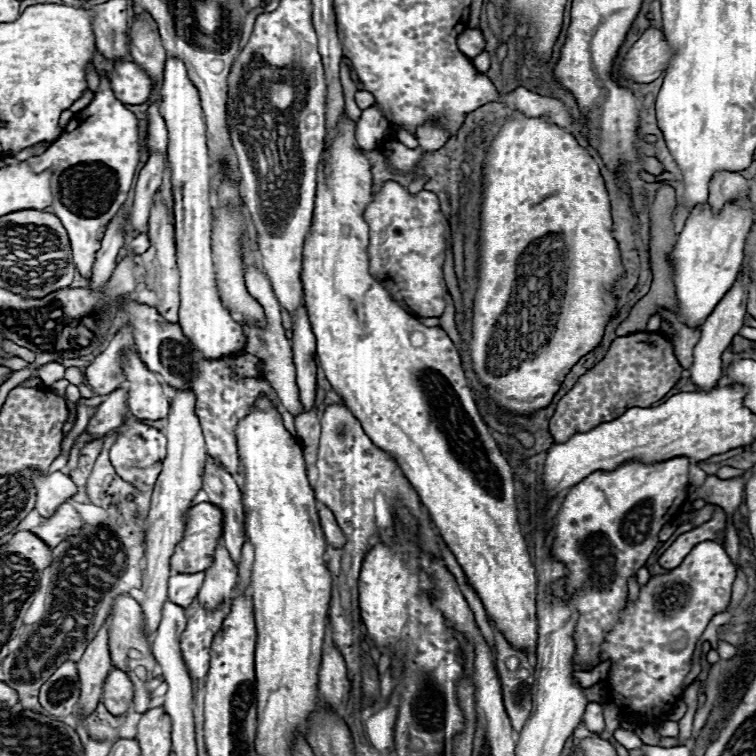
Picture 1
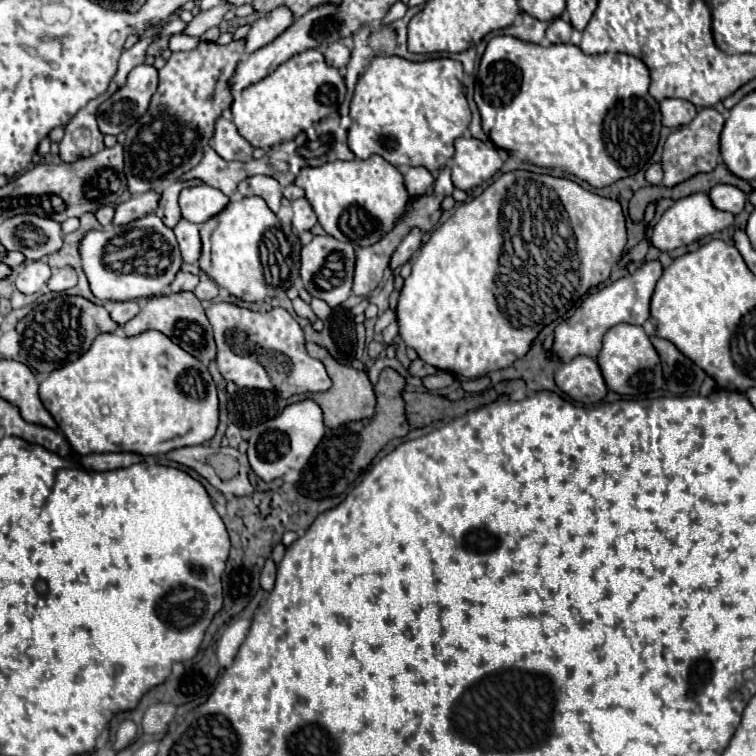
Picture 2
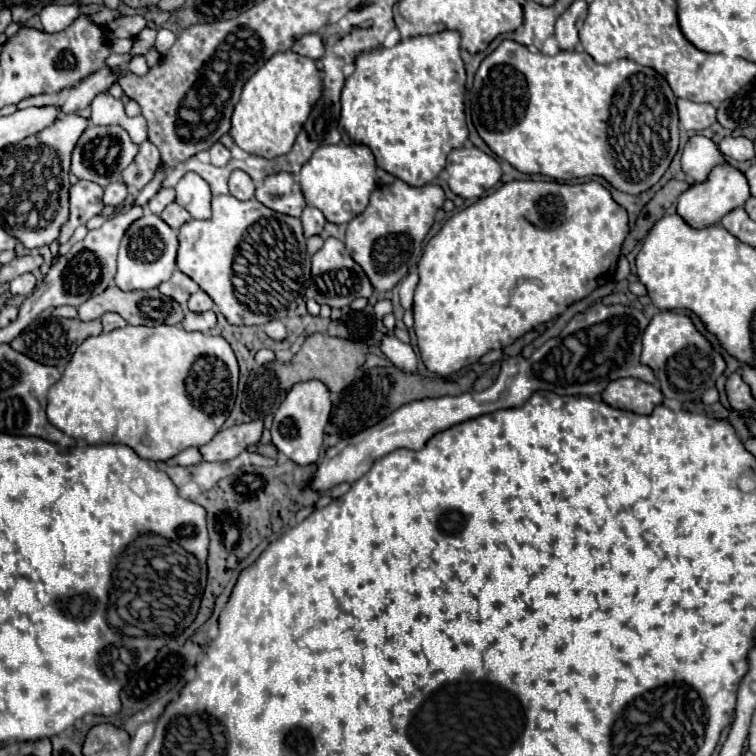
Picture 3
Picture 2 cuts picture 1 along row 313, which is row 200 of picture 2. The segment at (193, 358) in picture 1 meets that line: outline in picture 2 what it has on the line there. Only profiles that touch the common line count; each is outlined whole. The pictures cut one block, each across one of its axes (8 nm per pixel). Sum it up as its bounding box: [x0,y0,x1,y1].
[112,192,160,226]

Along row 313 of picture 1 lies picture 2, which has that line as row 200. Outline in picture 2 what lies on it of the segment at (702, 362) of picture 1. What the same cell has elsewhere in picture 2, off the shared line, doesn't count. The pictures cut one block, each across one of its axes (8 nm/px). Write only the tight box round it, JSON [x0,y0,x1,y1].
[708,184,746,214]

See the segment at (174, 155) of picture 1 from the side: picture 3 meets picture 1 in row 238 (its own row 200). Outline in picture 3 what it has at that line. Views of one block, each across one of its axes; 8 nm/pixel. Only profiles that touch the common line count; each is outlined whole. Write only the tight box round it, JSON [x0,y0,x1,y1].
[176,172,210,220]

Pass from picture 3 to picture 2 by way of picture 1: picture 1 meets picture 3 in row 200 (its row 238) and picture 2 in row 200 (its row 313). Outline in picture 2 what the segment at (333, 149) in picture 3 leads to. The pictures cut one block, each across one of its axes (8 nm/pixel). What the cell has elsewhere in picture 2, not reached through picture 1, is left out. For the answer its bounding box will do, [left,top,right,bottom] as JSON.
[296,154,410,246]

